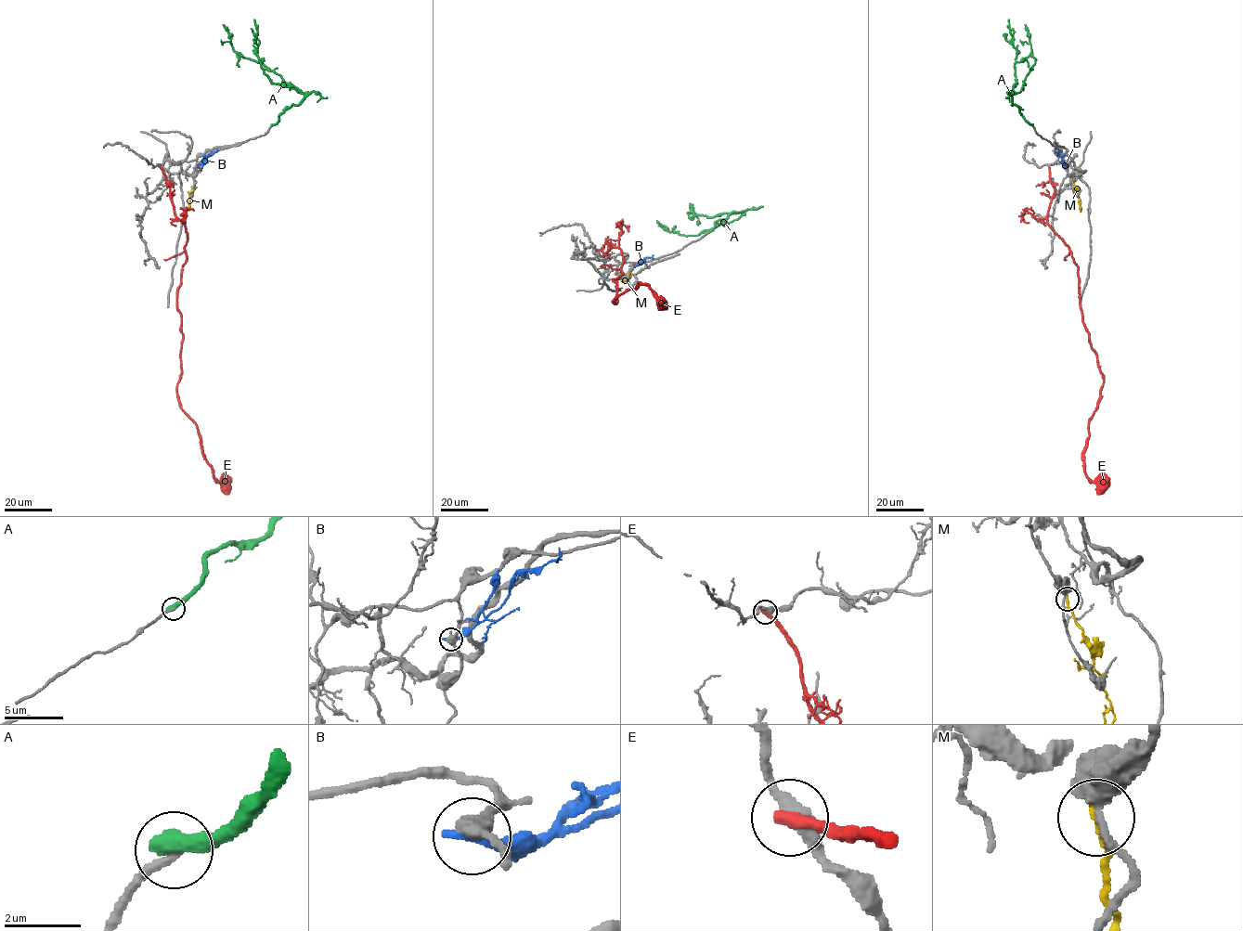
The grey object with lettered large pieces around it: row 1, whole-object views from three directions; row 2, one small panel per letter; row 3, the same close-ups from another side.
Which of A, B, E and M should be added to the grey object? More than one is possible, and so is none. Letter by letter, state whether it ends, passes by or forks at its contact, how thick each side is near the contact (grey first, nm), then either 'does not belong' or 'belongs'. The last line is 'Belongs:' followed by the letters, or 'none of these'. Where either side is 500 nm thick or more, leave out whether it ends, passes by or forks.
A: 200/550 nm | does not belong
B: it ends | 380/320 nm | does not belong
E: it ends | 400/380 nm | does not belong
M: it ends | 440/220 nm | does not belong
Belongs: none of these

